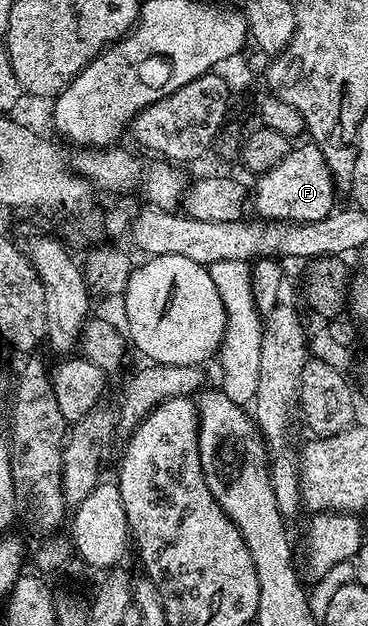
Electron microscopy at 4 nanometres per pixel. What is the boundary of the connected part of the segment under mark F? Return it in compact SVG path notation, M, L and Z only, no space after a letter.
M304 142L293 146L292 152L282 157L278 165L274 165L257 178L260 180L256 183L257 213L255 214L261 220L305 224L321 221L337 206L336 190L338 187L333 180L329 160L325 159L315 143Z

